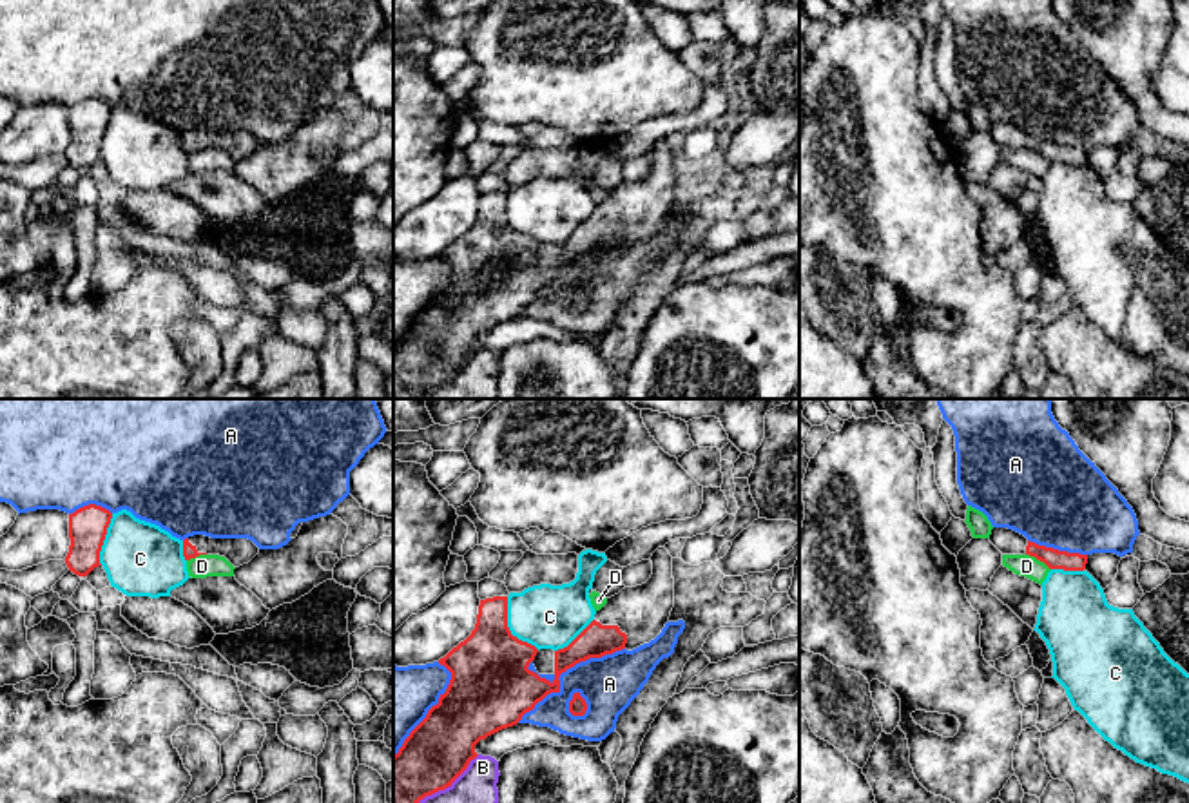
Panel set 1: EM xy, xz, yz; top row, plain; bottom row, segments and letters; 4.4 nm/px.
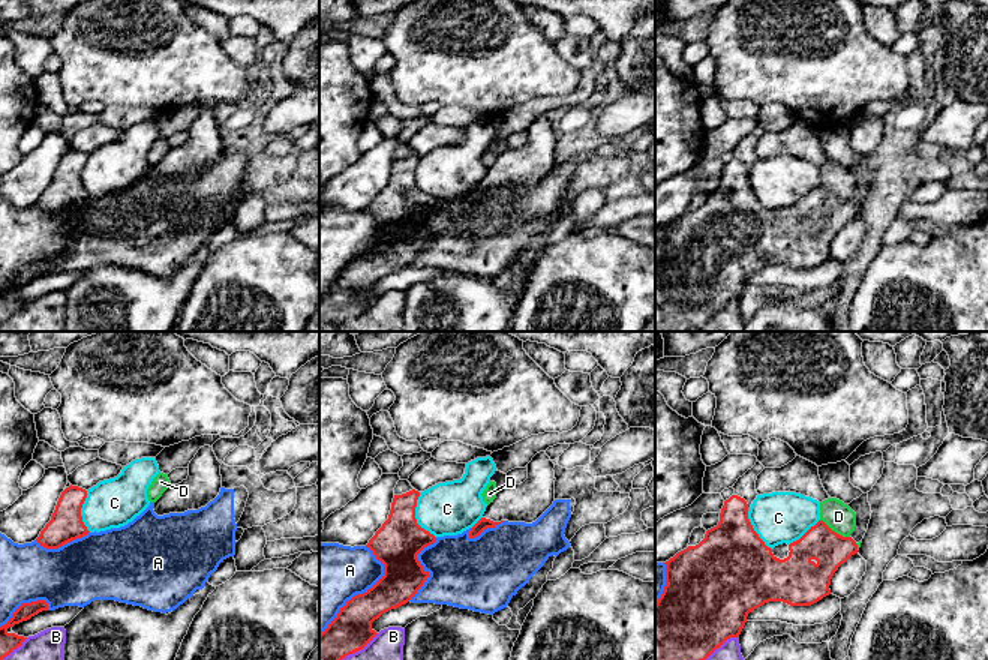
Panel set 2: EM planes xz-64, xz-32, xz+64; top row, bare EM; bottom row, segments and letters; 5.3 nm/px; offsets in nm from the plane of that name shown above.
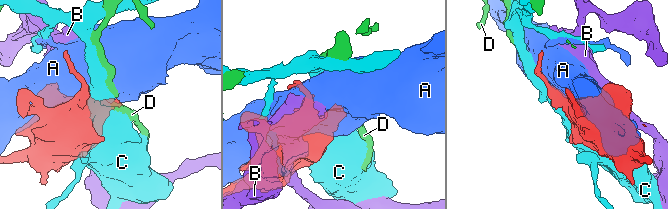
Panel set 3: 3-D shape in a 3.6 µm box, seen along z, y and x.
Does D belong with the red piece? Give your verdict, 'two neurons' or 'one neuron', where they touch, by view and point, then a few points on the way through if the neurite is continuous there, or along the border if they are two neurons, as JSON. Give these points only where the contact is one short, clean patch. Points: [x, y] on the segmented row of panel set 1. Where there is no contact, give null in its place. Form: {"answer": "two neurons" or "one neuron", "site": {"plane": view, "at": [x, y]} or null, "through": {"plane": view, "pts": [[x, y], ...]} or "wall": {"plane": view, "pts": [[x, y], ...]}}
{"answer": "two neurons", "site": {"plane": "yz", "at": [1039, 559]}, "wall": {"plane": "yz", "pts": [[1026, 553], [1039, 559], [1050, 570]]}}

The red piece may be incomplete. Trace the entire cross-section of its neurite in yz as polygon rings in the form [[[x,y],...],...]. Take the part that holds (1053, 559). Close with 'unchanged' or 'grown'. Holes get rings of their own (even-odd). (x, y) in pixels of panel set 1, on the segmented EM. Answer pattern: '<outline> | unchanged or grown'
[[[993,527],[990,542],[1002,555],[1030,555],[1044,562],[1049,569],[1084,571],[1088,564],[1088,555],[1039,546],[1035,542],[1030,542],[1024,535],[1008,527]]] | grown

